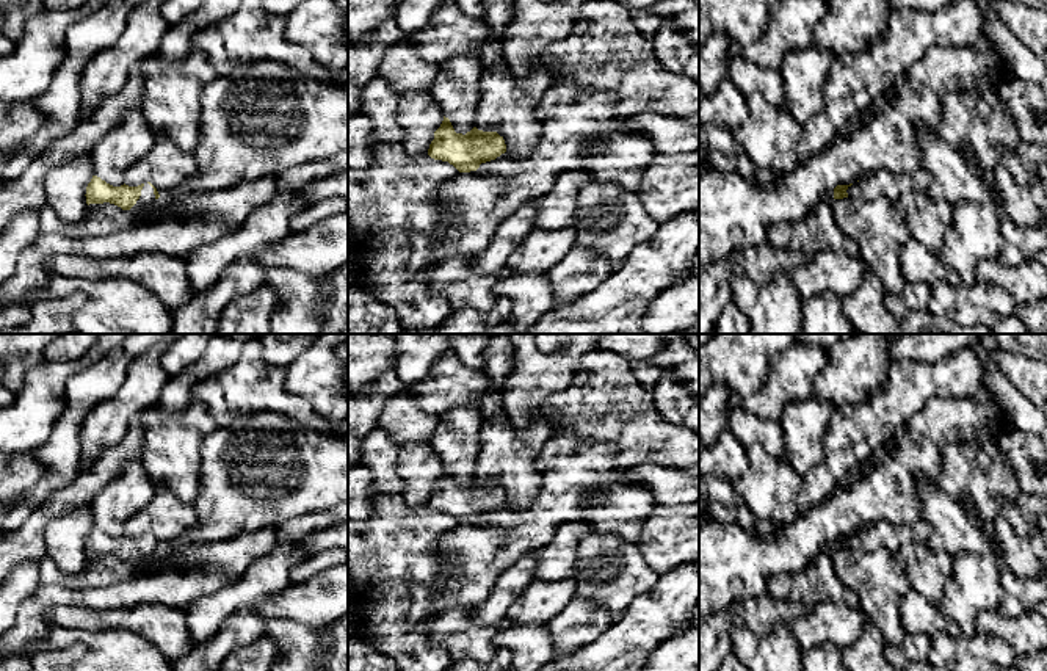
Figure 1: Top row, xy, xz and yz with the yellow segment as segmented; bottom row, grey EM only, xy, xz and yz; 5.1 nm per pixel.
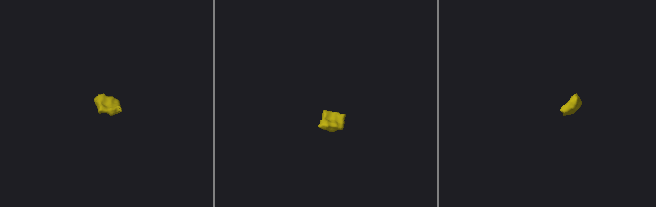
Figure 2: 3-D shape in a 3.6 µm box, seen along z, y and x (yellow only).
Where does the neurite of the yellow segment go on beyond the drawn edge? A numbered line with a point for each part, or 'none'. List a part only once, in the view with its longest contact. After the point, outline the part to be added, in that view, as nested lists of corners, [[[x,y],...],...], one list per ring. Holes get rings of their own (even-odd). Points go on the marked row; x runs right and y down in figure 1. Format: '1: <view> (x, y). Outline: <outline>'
1: xy (148, 196). Outline: [[[144,183],[139,199],[130,210],[138,210],[138,209],[147,207],[154,201],[155,201],[154,188],[149,183]]]

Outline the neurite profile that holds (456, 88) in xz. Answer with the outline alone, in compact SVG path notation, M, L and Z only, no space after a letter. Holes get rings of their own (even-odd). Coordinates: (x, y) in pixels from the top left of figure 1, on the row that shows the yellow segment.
M456 55L439 64L429 96L450 119L456 133L475 127L483 64L478 55Z

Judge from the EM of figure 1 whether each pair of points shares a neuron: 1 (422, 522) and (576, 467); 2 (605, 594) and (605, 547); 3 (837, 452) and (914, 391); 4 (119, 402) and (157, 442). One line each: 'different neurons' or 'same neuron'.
1: different neurons
2: same neuron
3: same neuron
4: different neurons

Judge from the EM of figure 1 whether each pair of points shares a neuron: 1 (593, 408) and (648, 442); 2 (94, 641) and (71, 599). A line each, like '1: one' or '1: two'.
1: one
2: two

